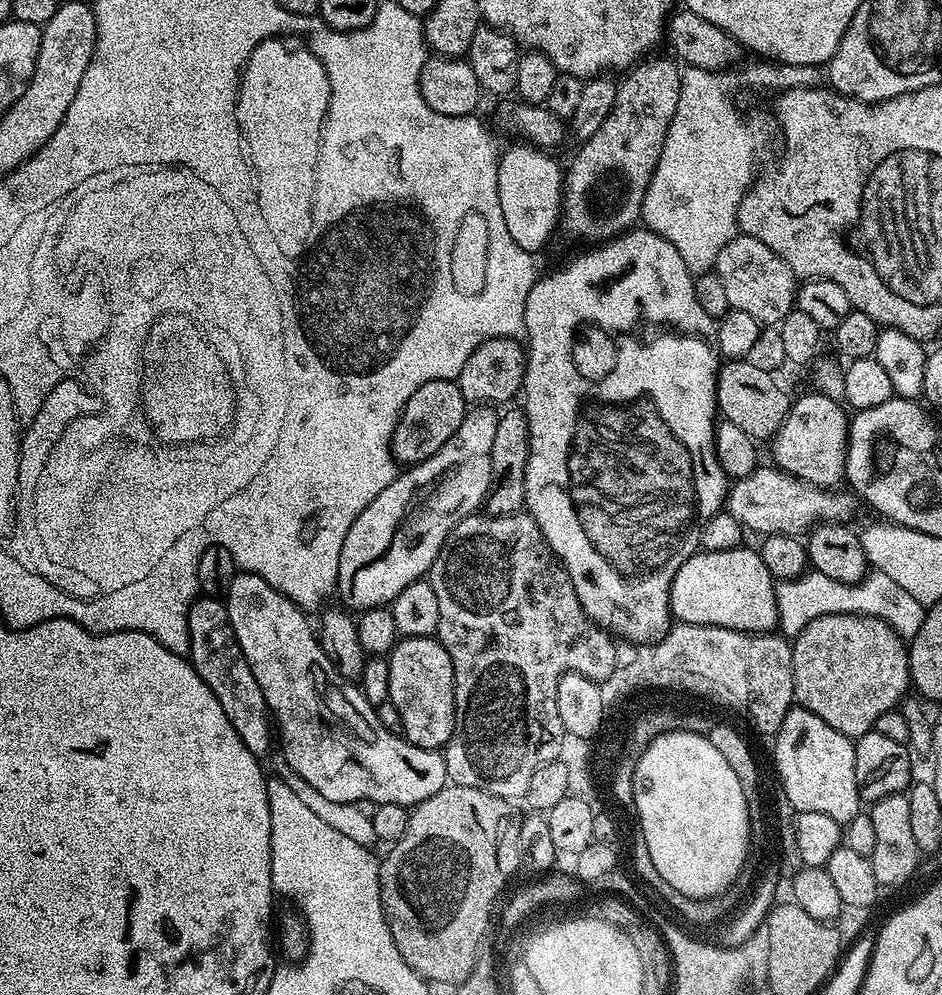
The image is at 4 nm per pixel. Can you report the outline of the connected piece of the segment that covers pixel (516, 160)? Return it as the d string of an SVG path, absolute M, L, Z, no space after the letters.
M512 142L508 149L501 151L498 156L498 202L502 202L502 214L506 218L506 230L510 230L510 238L514 238L514 242L518 242L518 246L522 246L526 251L536 254L538 250L552 236L552 231L558 228L562 220L562 189L564 187L565 169L560 168L558 161L552 157L547 151L541 150L528 142Z

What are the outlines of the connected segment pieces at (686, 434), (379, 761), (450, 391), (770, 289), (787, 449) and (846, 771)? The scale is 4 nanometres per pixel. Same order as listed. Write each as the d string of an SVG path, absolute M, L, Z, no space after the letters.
M640 226L593 248L596 248L593 252L570 261L565 268L560 268L549 276L541 275L526 298L524 332L528 340L526 339L522 411L528 420L528 438L588 438L588 460L592 460L594 478L588 480L588 492L572 492L570 480L568 490L524 490L524 508L527 515L534 518L538 530L542 530L549 550L570 574L570 582L574 582L574 590L582 602L582 610L586 610L589 618L599 628L615 634L621 641L648 646L659 640L673 623L672 583L680 567L695 556L700 548L699 531L684 531L702 526L726 504L730 480L716 457L716 380L722 357L712 337L713 317L708 316L702 306L698 306L693 273L688 271L686 262L682 262L682 254L678 254L678 250L674 250L674 246L666 242L666 238Z
M241 571L234 582L230 582L226 603L238 646L242 646L242 654L246 654L246 662L250 662L254 678L258 678L258 686L262 686L268 711L278 725L278 740L284 743L283 763L296 771L319 794L340 803L356 804L362 802L360 800L369 800L372 806L415 806L430 798L430 794L438 794L438 790L449 783L443 751L420 748L405 740L403 735L386 730L386 726L378 722L374 705L364 697L359 687L352 682L342 682L337 672L325 666L328 659L320 649L313 629L312 632L308 629L305 609L271 588L262 578L246 571Z
M427 380L420 384L410 394L406 406L400 411L400 421L396 423L396 429L392 435L392 454L401 465L411 466L421 464L426 458L430 458L438 450L442 450L444 443L462 426L466 415L466 401L459 383L456 380Z
M739 233L726 242L716 255L714 270L718 278L722 278L729 309L737 308L750 314L762 326L779 325L795 305L796 277L781 256L753 236Z
M815 390L809 392L809 396L795 397L781 428L771 438L771 463L807 484L831 489L845 479L850 416L841 401L831 400Z
M793 706L788 709L782 726L774 737L776 745L772 756L776 759L776 772L784 787L784 796L796 812L826 814L841 826L862 812L858 782L854 774L855 743L843 736L834 726L826 726L818 714L808 708Z

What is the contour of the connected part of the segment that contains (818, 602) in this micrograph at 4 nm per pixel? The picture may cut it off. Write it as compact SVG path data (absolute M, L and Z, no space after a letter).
M815 570L805 571L796 580L782 580L776 584L778 602L778 628L785 637L794 638L814 618L826 614L850 614L851 616L872 616L886 622L901 638L911 638L918 634L924 621L925 605L919 604L911 594L906 594L898 582L886 578L886 574L872 570L857 584L834 582L826 574Z

